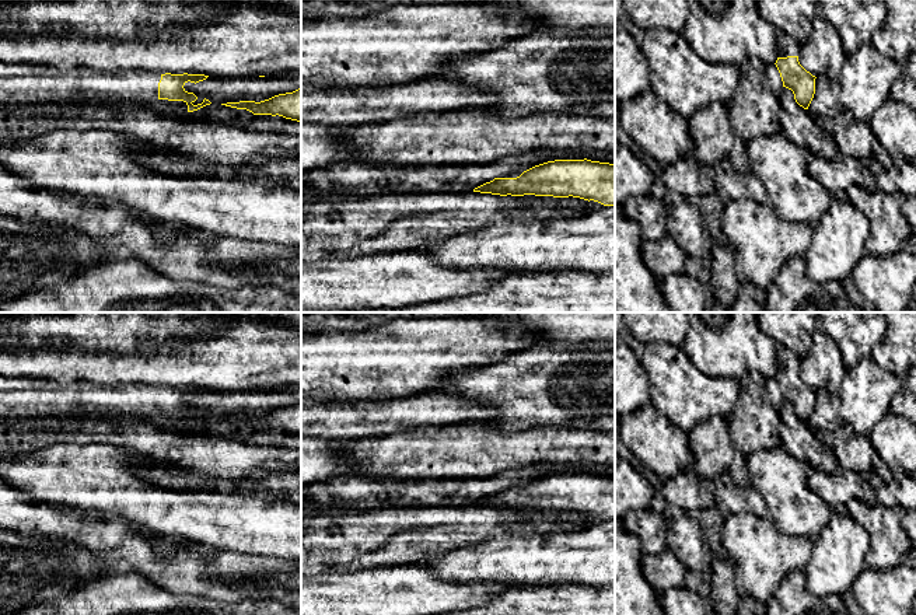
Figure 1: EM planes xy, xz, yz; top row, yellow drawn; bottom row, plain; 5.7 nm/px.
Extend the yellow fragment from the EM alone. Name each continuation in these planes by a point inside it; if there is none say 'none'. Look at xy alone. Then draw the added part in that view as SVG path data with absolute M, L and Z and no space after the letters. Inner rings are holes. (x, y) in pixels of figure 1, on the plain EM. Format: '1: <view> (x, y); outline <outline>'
1: xy (18, 395); outline M0 375L0 419L8 416L38 416L53 412L158 412L160 387L151 385L92 385L76 381L60 385L55 381Z

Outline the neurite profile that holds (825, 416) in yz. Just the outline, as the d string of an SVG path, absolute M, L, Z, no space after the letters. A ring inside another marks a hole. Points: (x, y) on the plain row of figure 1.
M818 389L815 392L815 408L808 420L808 426L814 430L833 430L842 424L842 419L838 415L836 399L826 389Z

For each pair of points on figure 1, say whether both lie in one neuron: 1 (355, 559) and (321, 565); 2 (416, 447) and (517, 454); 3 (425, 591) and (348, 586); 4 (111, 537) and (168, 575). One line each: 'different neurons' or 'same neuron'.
1: same neuron
2: same neuron
3: same neuron
4: same neuron

